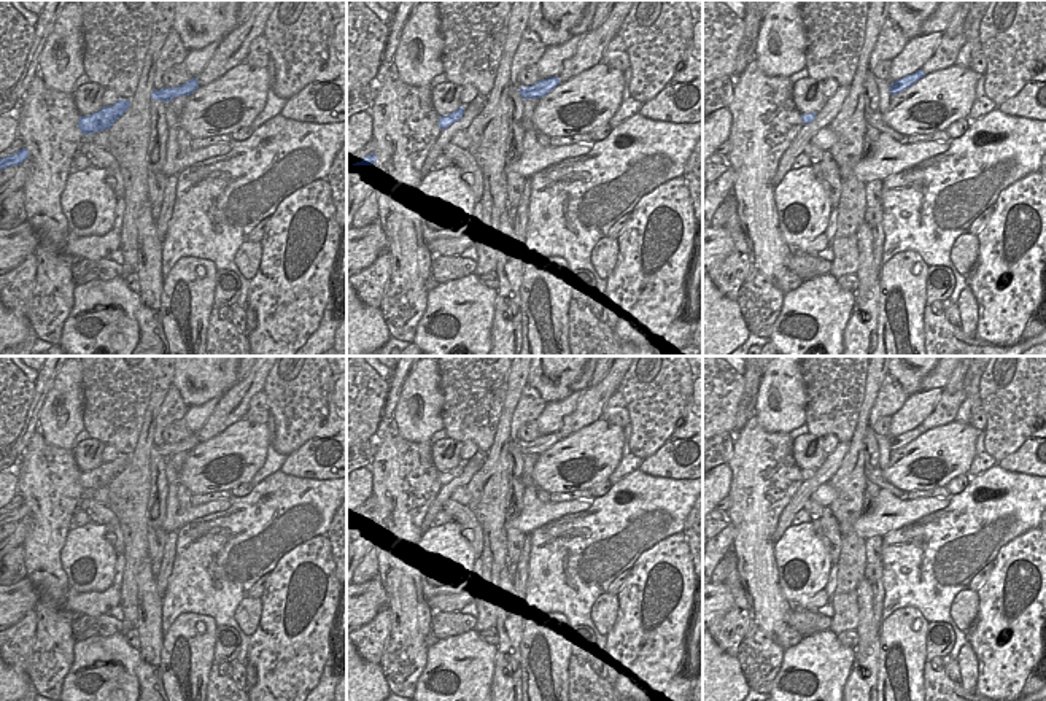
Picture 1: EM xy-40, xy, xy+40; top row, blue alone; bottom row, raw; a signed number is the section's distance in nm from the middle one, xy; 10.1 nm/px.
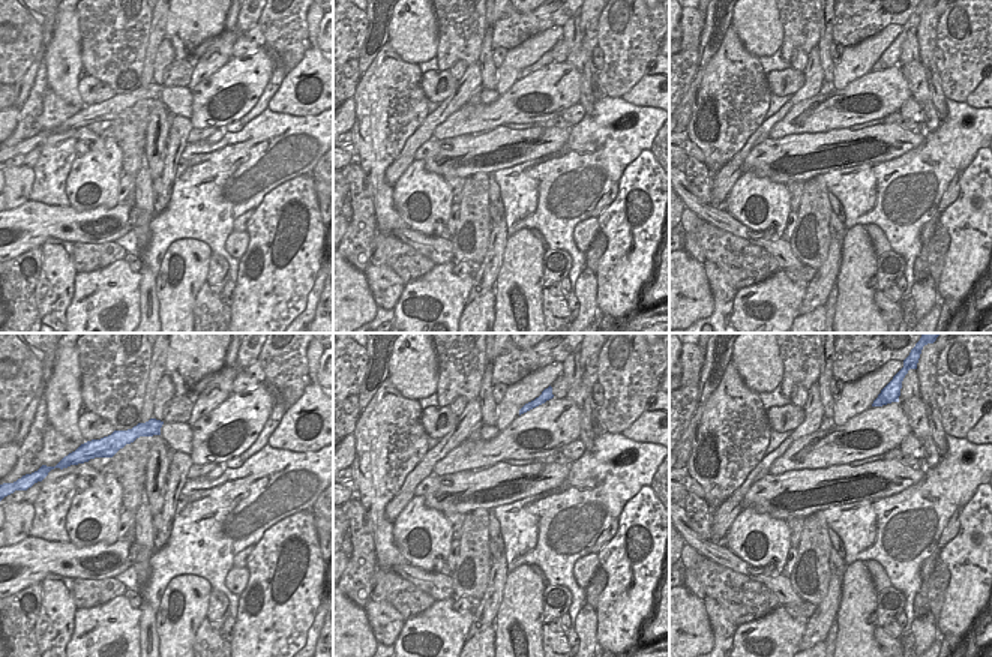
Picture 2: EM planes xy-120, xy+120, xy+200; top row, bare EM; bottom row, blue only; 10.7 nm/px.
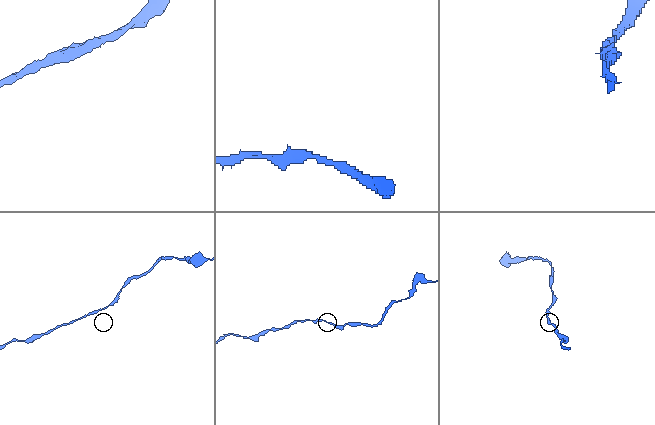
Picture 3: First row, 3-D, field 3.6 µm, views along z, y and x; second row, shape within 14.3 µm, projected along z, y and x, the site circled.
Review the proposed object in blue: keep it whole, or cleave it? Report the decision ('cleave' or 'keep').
keep

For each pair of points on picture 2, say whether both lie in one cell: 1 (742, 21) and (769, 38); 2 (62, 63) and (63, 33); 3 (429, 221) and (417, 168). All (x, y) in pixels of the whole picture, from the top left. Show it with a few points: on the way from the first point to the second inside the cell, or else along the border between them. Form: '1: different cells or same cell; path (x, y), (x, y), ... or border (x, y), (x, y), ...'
1: same cell; path (748, 21), (752, 21), (763, 32)
2: same cell; path (62, 56), (63, 41)
3: same cell; path (432, 207), (428, 194), (417, 182)

